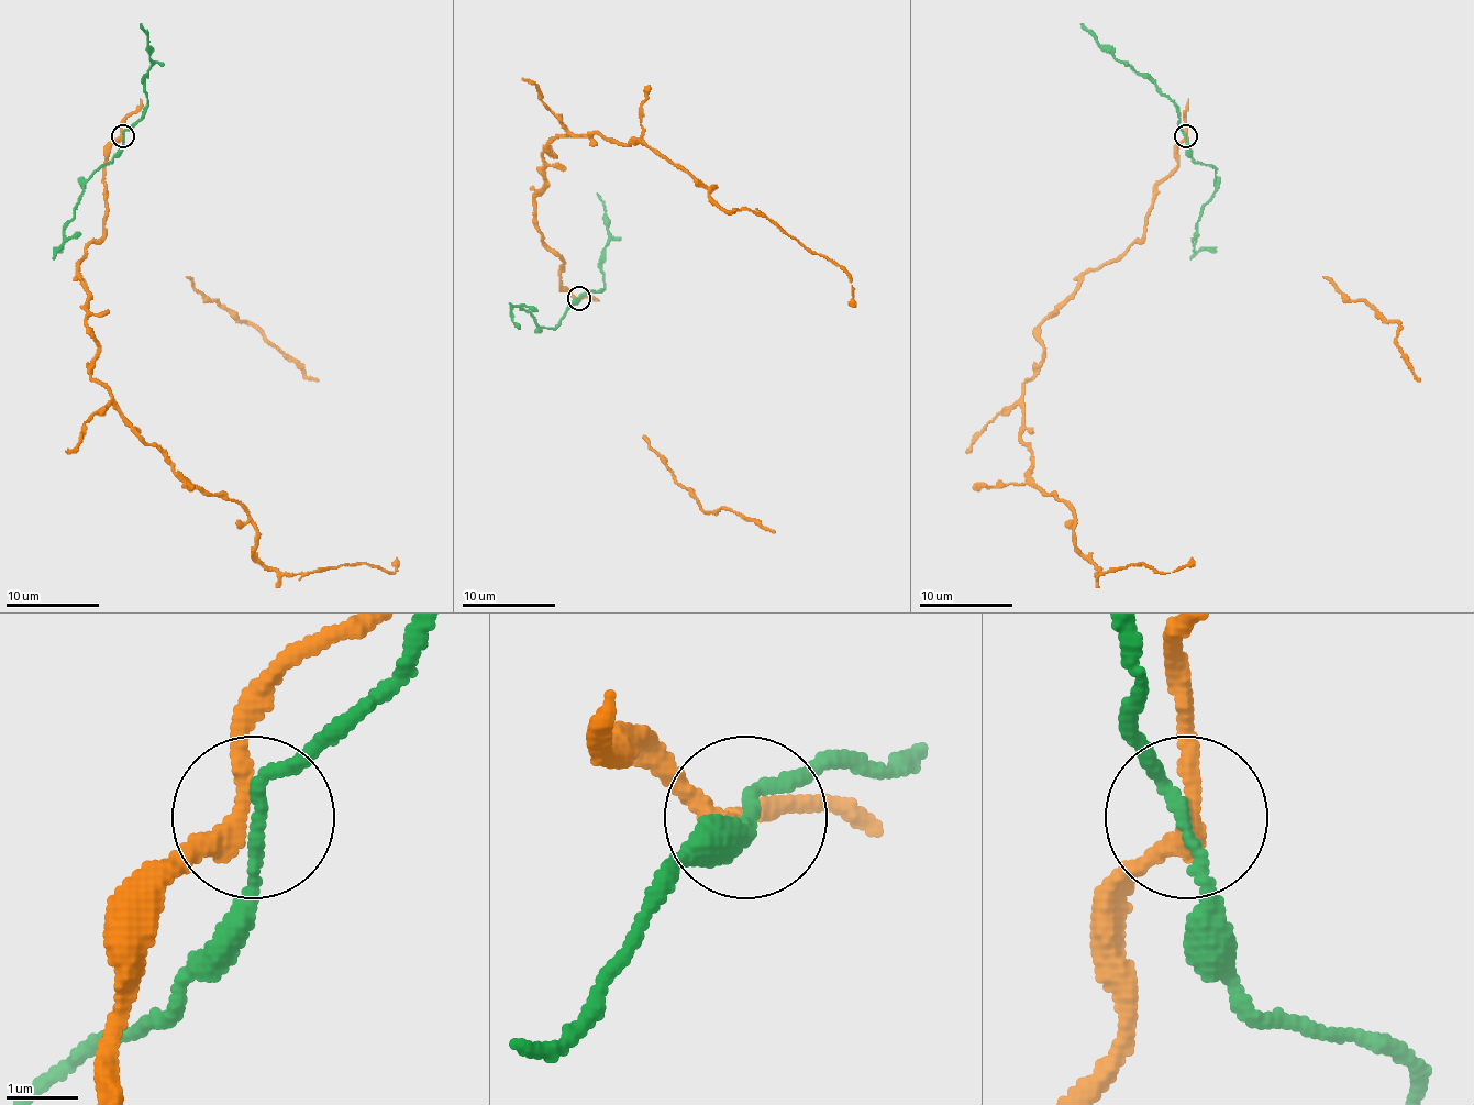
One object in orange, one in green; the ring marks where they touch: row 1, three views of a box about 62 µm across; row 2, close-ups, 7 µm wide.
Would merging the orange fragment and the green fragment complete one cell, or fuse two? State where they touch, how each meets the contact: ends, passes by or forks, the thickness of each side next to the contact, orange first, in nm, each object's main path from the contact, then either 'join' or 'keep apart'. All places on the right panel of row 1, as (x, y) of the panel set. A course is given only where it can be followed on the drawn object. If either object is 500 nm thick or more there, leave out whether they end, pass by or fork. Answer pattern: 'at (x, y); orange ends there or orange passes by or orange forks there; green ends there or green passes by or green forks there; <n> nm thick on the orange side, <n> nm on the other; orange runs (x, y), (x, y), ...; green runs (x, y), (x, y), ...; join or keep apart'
at (1186, 136); orange passes by; green passes by; 280 nm thick on the orange side, 160 nm on the other; orange runs (1186, 136), (1144, 235), (1039, 327), (1020, 439), (1030, 476), (1070, 507), (1074, 547), (1097, 574), (1194, 561); green runs (1186, 136), (1194, 161), (1209, 165), (1215, 174), (1215, 192), (1203, 207), (1194, 249), (1217, 246); keep apart

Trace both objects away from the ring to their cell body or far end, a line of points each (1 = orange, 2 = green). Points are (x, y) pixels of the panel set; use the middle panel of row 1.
1: (577, 299), (535, 198), (547, 146), (598, 132), (685, 167), (724, 210), (762, 212), (844, 271), (851, 306)
2: (579, 299), (558, 322), (550, 327), (540, 327), (531, 312), (514, 306), (512, 322), (519, 329)

